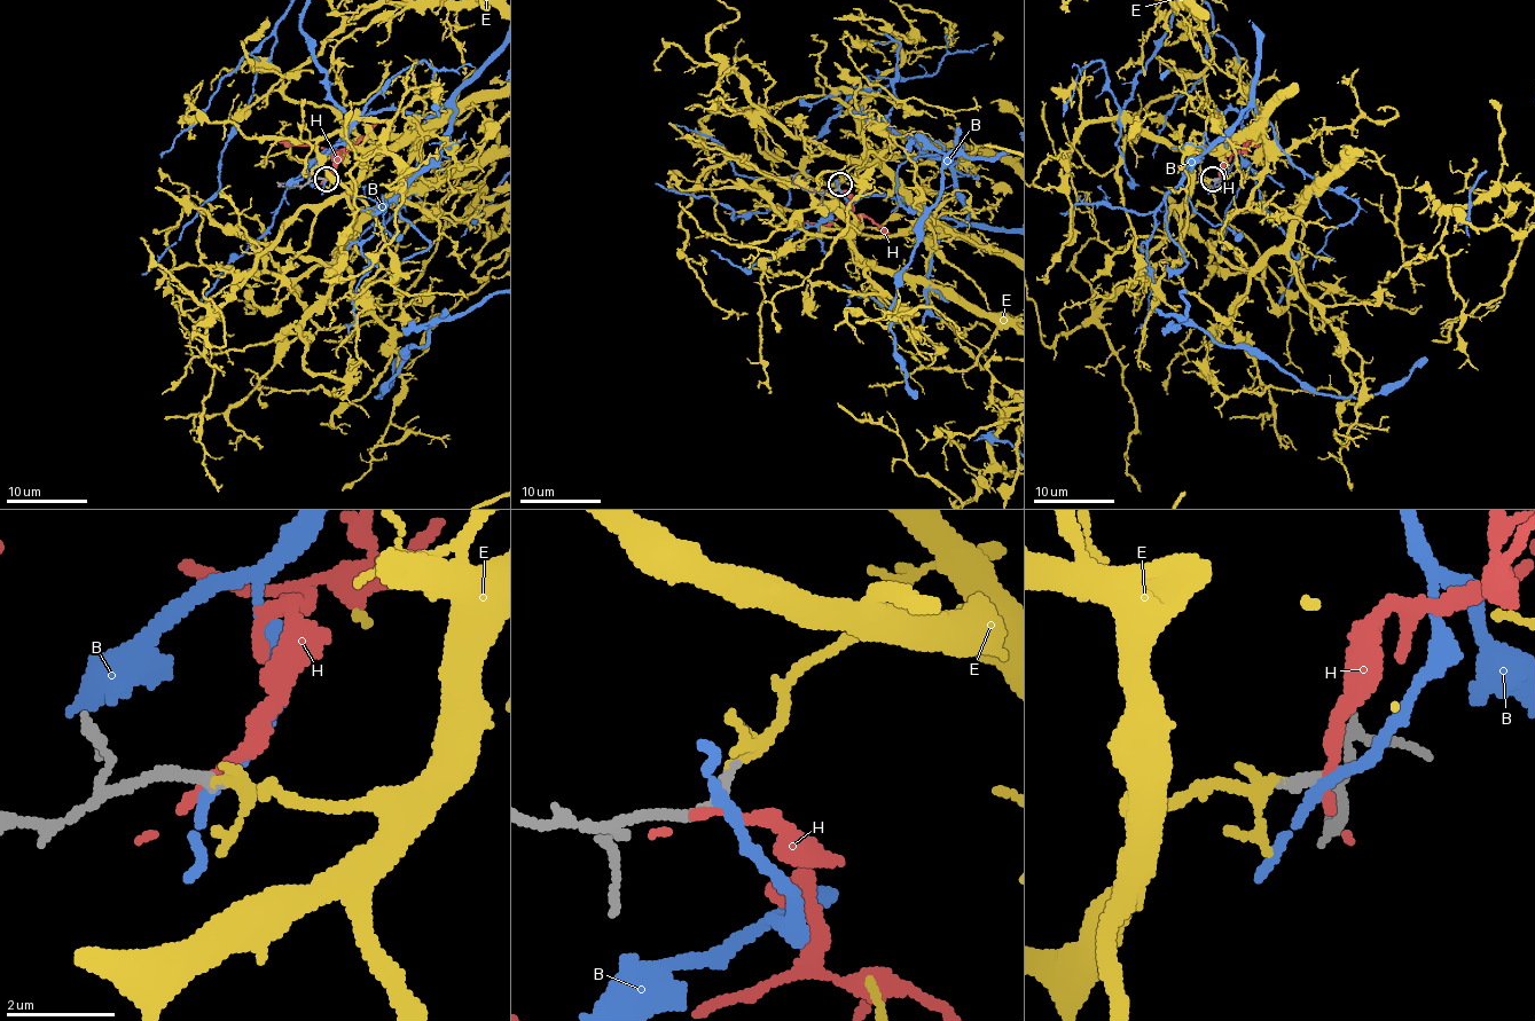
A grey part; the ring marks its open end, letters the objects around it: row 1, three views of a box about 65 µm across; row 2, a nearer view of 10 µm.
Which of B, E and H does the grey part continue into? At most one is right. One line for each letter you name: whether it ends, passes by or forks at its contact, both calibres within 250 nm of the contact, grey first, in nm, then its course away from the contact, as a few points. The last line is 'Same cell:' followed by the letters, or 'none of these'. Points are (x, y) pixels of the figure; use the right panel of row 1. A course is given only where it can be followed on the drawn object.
E: it passes by; calibres 240 and 180 nm
Same cell: E

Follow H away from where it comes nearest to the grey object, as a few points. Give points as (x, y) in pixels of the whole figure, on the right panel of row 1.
H: (1216, 180), (1231, 157), (1255, 141)

